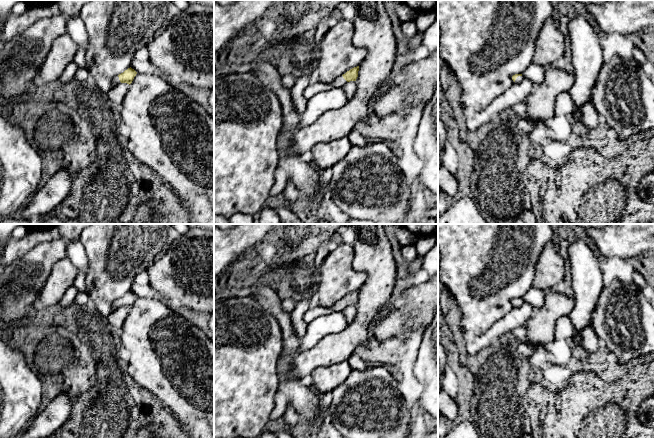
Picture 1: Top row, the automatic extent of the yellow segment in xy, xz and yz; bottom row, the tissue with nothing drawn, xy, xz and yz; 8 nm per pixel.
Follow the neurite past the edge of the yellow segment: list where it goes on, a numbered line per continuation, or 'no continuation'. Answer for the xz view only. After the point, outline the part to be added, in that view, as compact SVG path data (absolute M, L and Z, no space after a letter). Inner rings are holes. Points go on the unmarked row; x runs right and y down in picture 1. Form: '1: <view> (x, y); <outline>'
1: xz (314, 311); M343 300L338 301L335 305L329 308L322 307L314 303L303 315L303 320L306 324L309 324L320 316L327 315L336 311L342 311L346 307L347 305L343 302Z

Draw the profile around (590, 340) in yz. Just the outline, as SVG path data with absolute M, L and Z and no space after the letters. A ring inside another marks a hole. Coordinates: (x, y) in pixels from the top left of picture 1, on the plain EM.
M583 328L581 330L581 336L583 339L583 347L589 351L594 352L599 348L599 339L593 328Z

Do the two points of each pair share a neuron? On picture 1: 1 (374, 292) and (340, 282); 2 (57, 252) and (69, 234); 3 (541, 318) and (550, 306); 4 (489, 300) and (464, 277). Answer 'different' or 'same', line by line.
1: different
2: different
3: same
4: same

